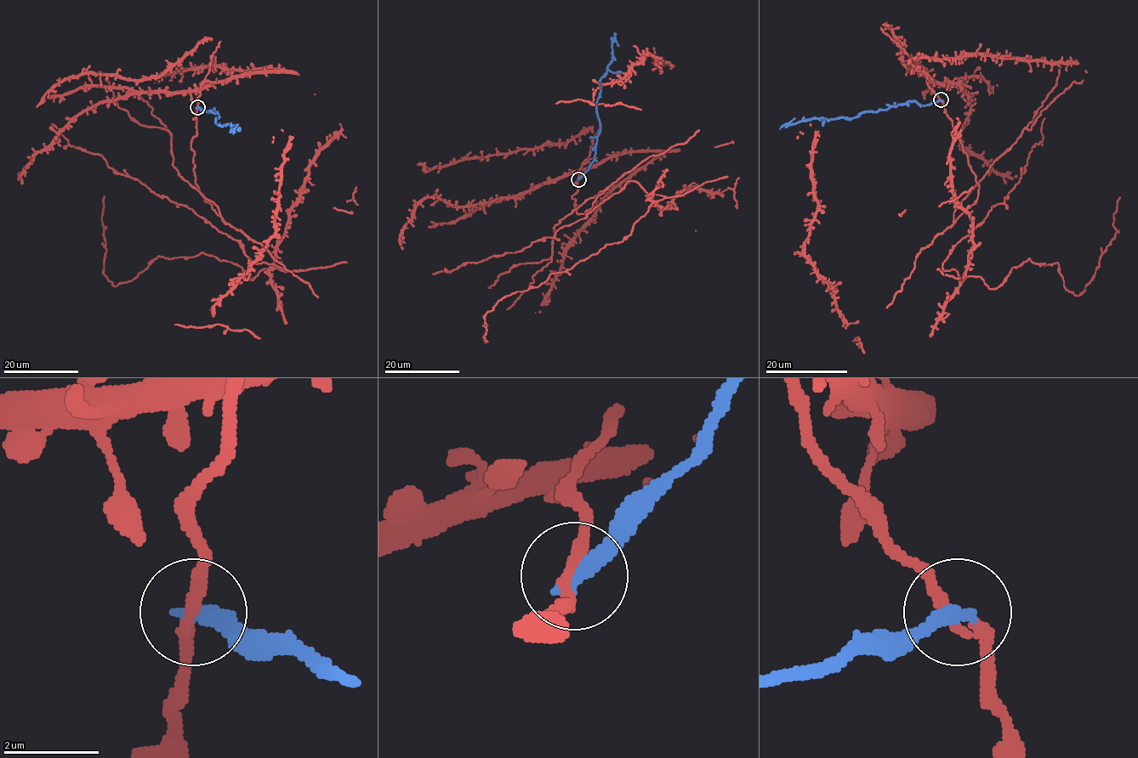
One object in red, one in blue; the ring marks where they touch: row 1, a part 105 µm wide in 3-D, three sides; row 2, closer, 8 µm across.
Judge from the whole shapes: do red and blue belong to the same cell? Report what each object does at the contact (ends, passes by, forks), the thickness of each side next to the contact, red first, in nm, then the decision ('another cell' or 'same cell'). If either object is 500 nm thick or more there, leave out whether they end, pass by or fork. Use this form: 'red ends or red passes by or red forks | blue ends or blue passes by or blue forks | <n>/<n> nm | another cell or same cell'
red passes by | blue ends | 240/380 nm | another cell

